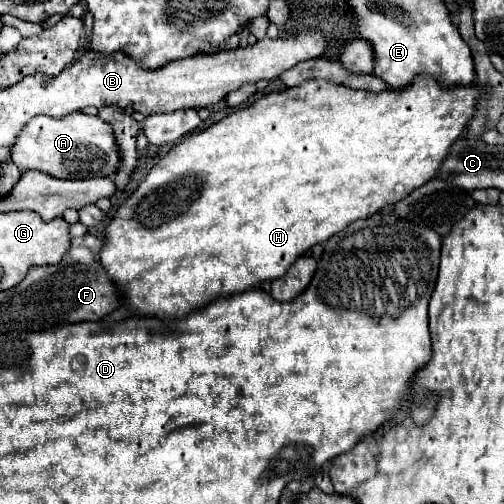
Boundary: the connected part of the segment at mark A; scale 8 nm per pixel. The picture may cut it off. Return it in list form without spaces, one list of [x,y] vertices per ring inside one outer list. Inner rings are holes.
[[[72,112],[60,120],[48,116],[32,118],[12,146],[12,160],[20,170],[38,170],[64,180],[114,178],[120,166],[112,126],[98,116],[88,116],[84,112]]]

